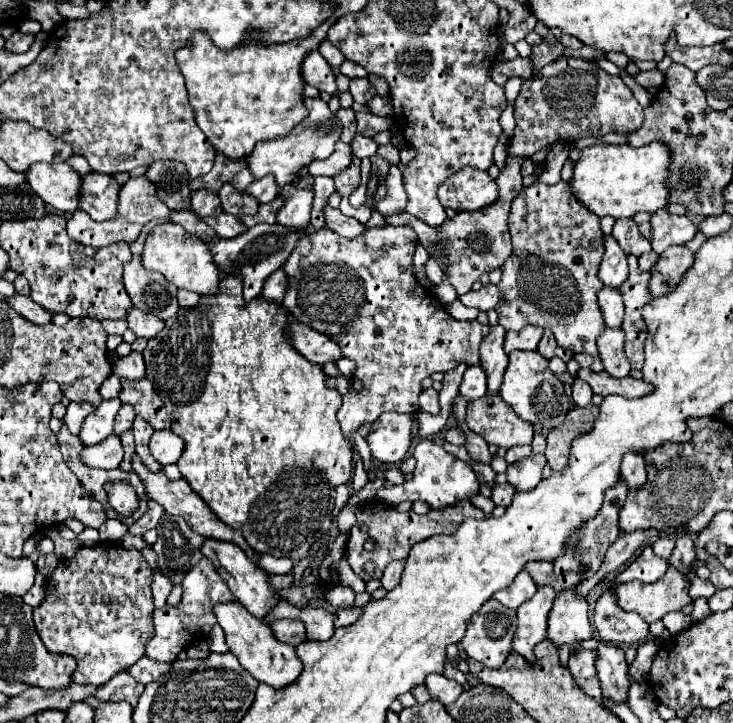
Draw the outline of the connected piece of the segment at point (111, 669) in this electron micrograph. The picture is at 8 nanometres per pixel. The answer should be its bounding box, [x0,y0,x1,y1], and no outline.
[33,544,153,686]

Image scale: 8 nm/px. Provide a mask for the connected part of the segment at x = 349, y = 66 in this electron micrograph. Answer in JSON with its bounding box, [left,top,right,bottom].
[339,60,367,78]

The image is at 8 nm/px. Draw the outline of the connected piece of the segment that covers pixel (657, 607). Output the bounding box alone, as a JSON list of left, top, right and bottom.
[613,568,691,622]

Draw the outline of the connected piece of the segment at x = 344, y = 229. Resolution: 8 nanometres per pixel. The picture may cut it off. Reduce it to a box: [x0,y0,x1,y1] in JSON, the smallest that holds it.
[323,206,365,238]

